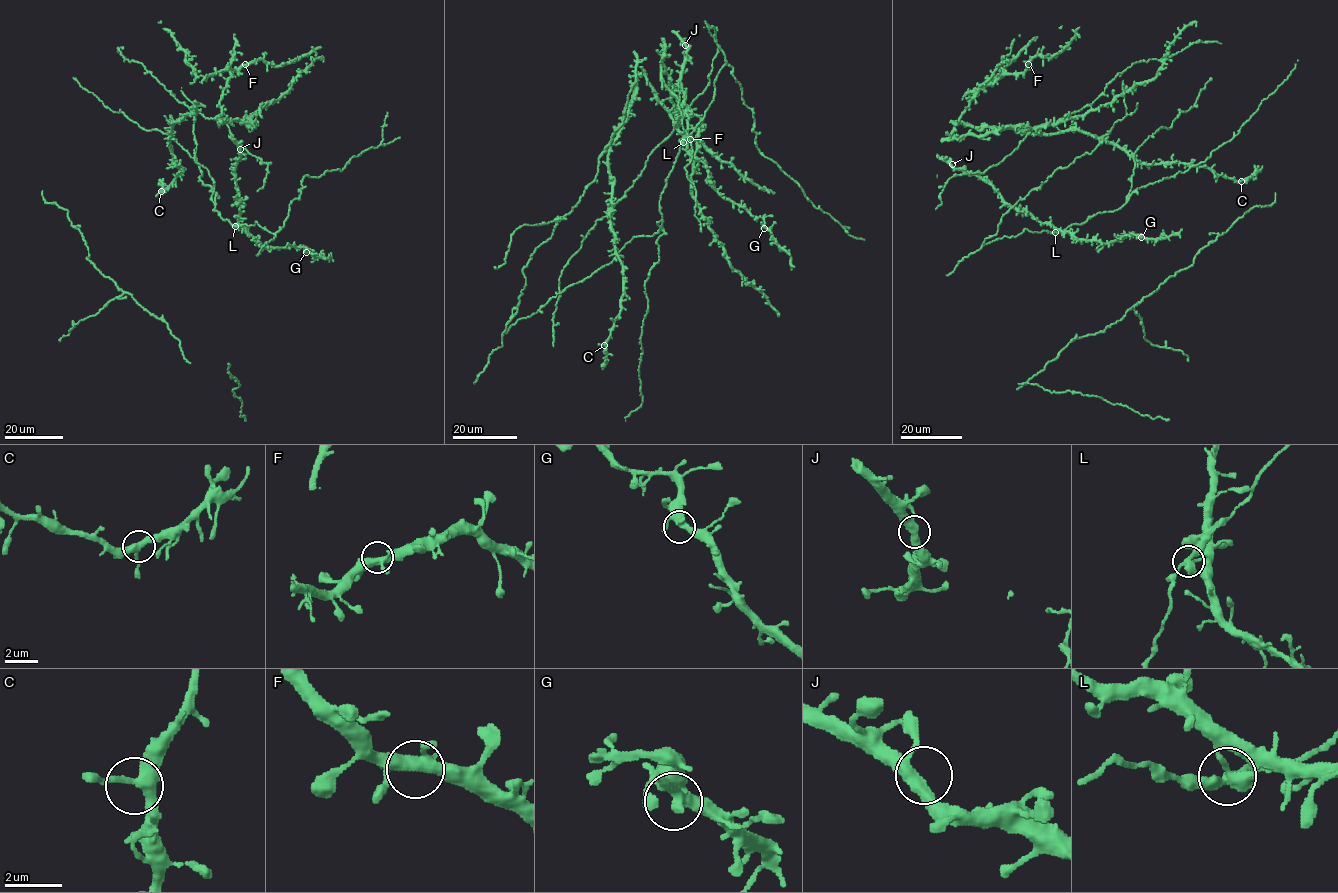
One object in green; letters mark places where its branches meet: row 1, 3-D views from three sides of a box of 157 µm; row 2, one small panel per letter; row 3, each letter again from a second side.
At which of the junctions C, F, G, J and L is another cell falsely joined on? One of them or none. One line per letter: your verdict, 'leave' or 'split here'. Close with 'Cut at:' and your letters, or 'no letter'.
C: leave
F: leave
G: leave
J: leave
L: leave
Cut at: no letter

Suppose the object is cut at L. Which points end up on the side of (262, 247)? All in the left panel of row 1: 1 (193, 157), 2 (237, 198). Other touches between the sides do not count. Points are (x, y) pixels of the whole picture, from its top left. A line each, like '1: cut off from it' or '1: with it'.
1: cut off from it
2: with it

